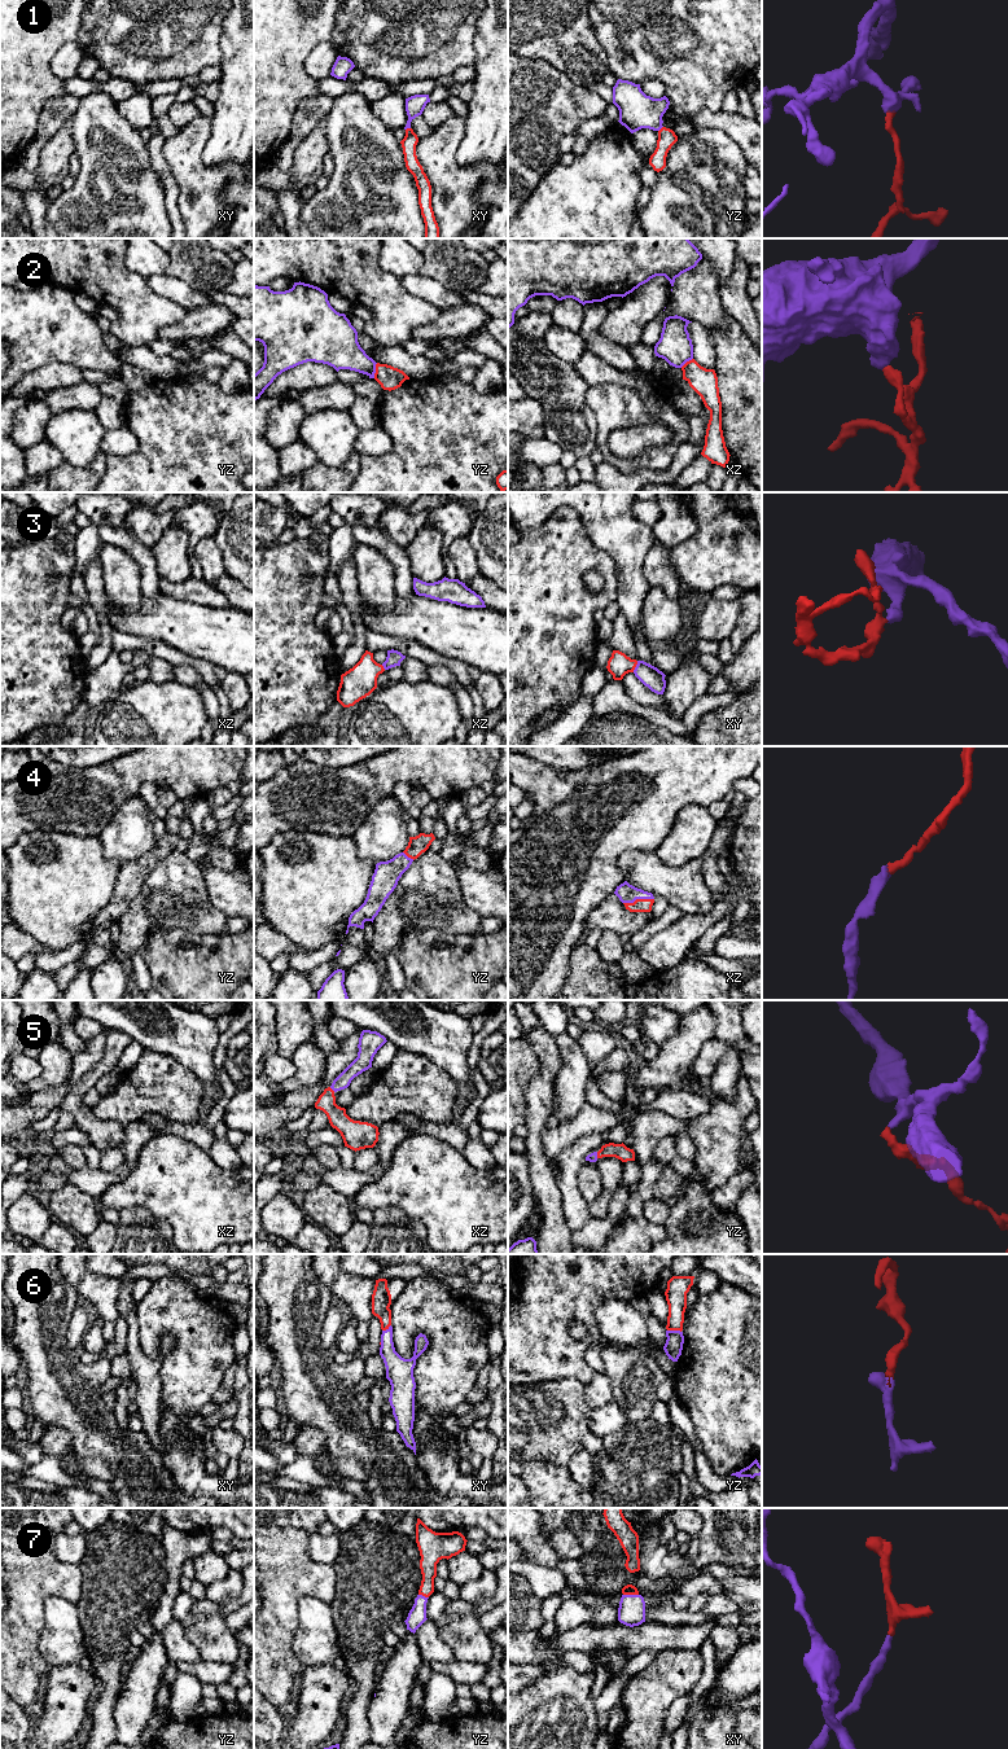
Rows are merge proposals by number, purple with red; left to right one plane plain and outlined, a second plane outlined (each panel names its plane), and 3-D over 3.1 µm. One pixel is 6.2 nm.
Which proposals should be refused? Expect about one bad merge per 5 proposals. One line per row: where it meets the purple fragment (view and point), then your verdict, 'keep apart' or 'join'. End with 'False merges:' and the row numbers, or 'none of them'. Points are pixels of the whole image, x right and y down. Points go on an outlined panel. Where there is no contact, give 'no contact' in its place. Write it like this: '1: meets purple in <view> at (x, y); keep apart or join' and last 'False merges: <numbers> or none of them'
1: meets purple in xy at (407, 127); join
2: meets purple in yz at (375, 371); keep apart
3: meets purple in xy at (636, 666); join
4: meets purple in xz at (638, 898); join
5: meets purple in xz at (332, 1088); join
6: meets purple in yz at (674, 1331); join
7: meets purple in xy at (631, 1595); join
False merges: 2

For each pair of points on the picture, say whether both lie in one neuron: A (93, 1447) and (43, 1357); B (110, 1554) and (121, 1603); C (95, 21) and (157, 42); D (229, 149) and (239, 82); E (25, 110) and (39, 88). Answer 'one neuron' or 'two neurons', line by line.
A: one neuron
B: one neuron
C: one neuron
D: one neuron
E: one neuron

